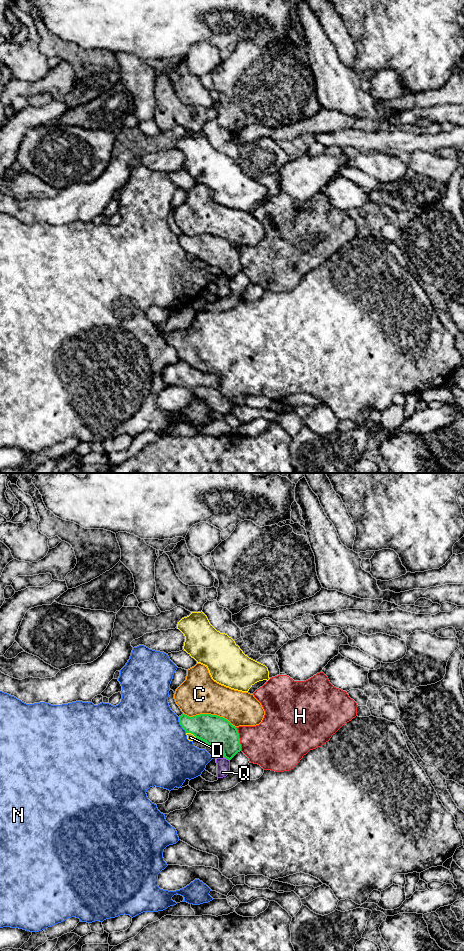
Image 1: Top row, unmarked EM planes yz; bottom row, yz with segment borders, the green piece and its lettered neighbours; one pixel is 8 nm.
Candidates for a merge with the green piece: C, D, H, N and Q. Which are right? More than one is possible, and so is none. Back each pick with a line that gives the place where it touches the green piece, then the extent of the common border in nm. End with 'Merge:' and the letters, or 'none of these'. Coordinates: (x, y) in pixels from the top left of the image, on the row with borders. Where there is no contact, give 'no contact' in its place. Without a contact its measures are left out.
Merge: none of these

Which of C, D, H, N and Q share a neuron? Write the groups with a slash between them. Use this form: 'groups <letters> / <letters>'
groups C / D / H / N / Q

